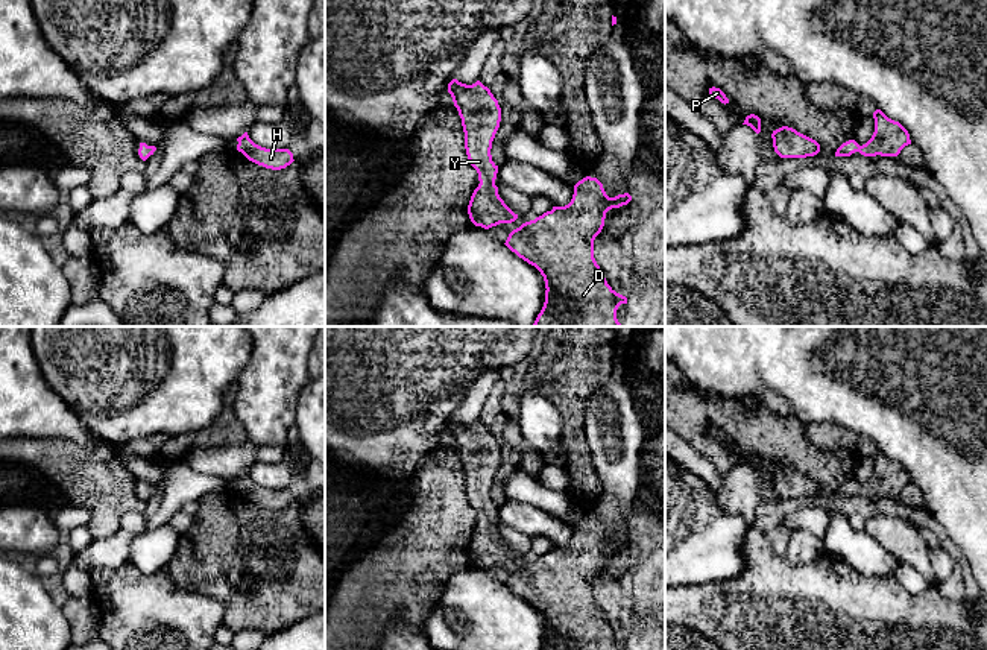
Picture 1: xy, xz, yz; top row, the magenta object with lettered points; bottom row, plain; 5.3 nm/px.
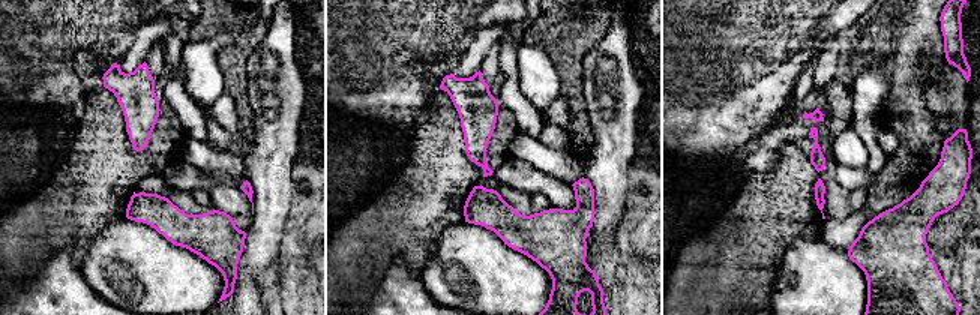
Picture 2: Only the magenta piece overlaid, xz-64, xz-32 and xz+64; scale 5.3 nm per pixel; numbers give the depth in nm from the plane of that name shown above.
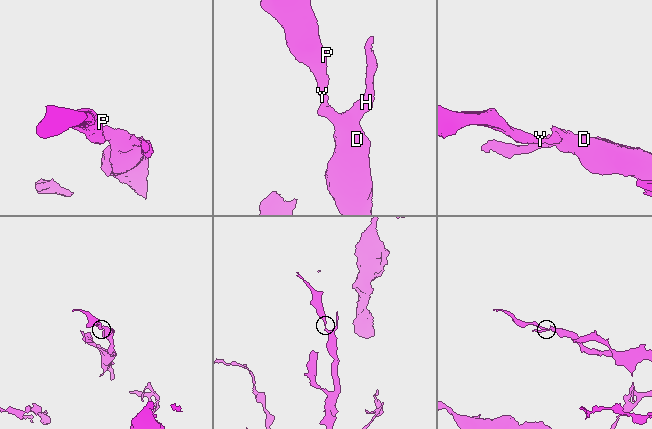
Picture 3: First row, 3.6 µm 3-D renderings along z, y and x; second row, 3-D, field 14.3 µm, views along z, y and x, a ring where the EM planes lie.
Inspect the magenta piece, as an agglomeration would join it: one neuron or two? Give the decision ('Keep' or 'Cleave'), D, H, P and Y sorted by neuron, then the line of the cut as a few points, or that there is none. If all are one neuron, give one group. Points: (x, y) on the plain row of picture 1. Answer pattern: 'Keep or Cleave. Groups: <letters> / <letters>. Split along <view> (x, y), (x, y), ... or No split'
Keep. Groups: D H P Y. No split

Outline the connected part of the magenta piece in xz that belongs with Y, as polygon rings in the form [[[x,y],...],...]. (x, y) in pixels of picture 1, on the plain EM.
[[[453,419],[448,424],[448,433],[462,459],[468,500],[480,521],[468,545],[471,562],[484,570],[515,562],[518,554],[498,535],[495,525],[498,506],[490,495],[492,481],[501,462],[498,440],[480,421],[466,425]]]

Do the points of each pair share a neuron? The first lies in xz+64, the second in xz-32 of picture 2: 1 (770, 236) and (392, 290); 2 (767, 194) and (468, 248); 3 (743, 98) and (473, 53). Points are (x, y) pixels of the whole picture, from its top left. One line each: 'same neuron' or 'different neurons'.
1: different neurons
2: different neurons
3: different neurons

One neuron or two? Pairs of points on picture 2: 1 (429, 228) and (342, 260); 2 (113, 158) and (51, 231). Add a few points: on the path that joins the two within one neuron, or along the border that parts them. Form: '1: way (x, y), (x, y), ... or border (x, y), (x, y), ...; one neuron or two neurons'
1: way (408, 228), (387, 228), (363, 252); one neuron
2: way (98, 176), (93, 185), (65, 213); one neuron

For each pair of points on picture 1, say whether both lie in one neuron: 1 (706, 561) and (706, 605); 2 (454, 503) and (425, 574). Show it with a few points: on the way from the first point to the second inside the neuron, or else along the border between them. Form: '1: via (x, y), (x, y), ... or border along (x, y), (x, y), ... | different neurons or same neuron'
1: border along (741, 573), (720, 580), (681, 586) | different neurons
2: via (439, 521), (425, 547), (425, 556) | same neuron

